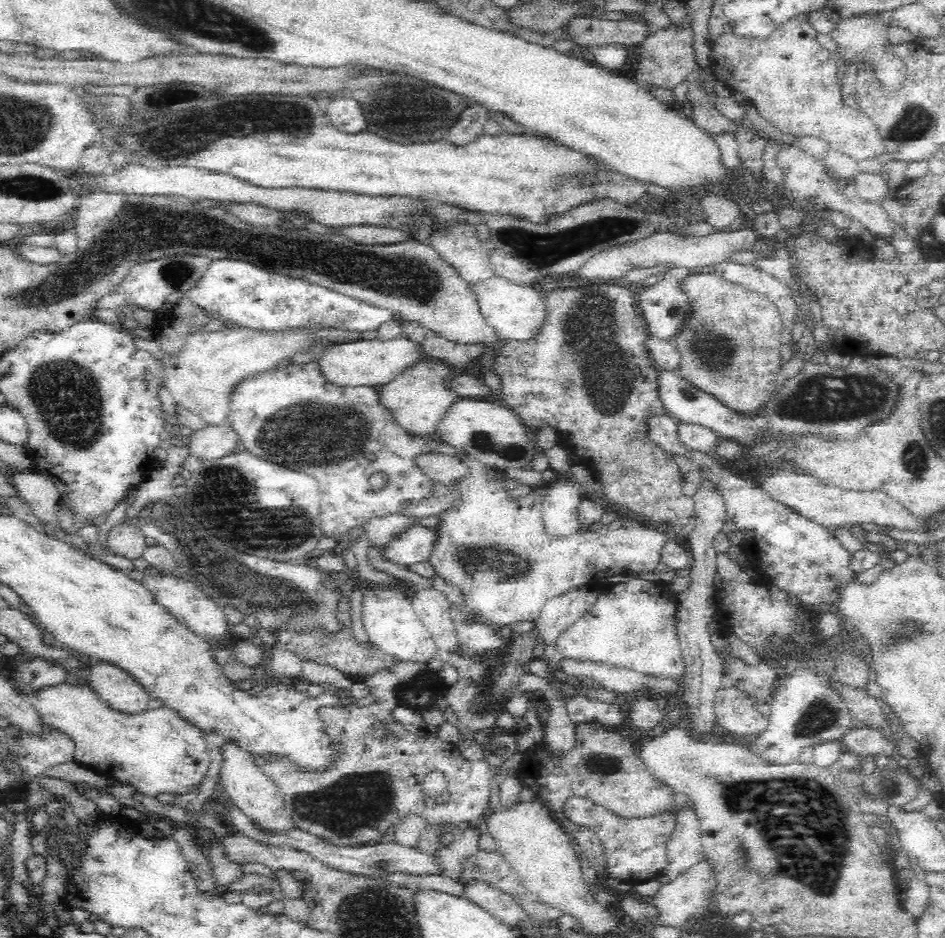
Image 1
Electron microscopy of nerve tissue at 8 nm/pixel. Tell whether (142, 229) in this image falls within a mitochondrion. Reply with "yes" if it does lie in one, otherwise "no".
yes

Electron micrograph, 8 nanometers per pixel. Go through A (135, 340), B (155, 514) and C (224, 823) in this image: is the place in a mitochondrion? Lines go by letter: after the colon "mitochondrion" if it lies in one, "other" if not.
A: other
B: mitochondrion
C: other

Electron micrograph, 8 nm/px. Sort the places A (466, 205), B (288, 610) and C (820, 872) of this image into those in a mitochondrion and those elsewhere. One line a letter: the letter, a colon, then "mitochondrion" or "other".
A: other
B: mitochondrion
C: mitochondrion

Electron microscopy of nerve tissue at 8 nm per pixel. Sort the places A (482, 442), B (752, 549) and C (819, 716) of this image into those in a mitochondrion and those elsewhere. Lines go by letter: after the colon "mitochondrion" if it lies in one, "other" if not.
A: mitochondrion
B: other
C: mitochondrion

